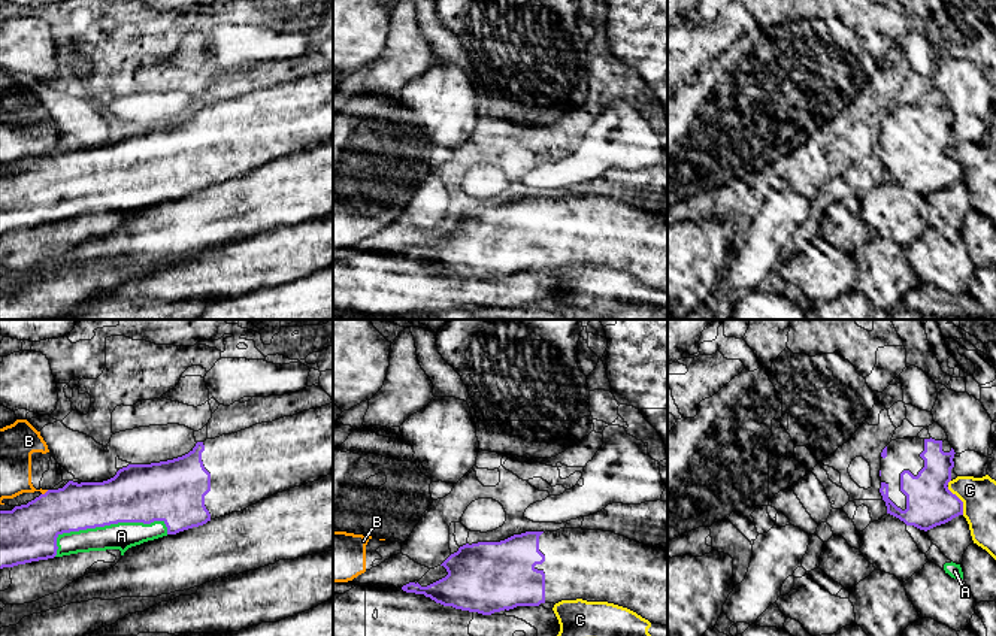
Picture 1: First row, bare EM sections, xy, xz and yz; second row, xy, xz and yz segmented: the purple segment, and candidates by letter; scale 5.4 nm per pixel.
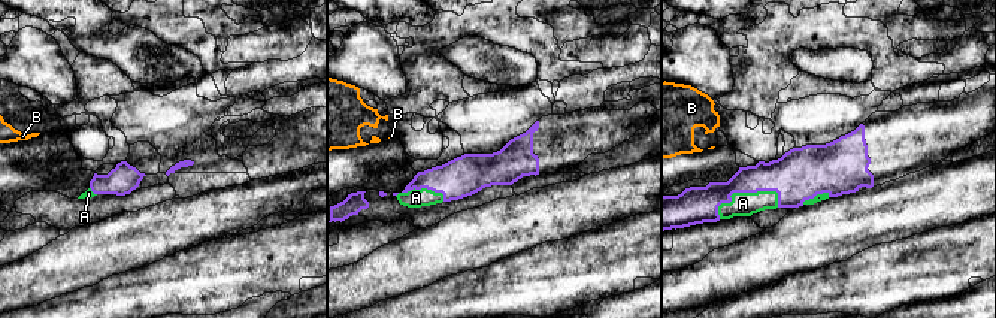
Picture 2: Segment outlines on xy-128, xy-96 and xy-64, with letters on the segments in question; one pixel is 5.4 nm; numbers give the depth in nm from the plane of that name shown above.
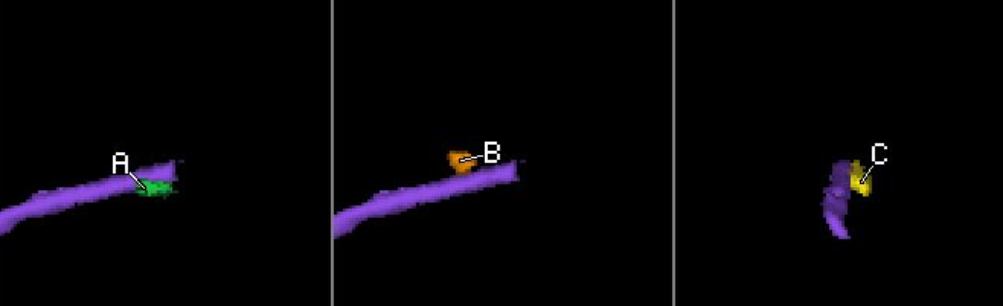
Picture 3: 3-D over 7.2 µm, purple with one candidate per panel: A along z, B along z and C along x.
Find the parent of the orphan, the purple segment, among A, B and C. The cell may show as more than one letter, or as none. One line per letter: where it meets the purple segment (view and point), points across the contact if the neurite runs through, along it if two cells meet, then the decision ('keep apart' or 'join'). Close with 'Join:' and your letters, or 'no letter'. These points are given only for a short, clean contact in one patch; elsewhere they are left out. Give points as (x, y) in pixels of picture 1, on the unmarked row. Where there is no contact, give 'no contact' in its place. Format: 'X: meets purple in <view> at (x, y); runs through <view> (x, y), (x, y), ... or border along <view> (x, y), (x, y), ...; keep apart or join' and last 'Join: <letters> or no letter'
A: meets purple in xy at (106, 190); keep apart
B: meets purple in xy at (47, 157); border along xy (48, 156), (42, 160); keep apart
C: meets purple in yz at (960, 166); keep apart
Join: no letter

